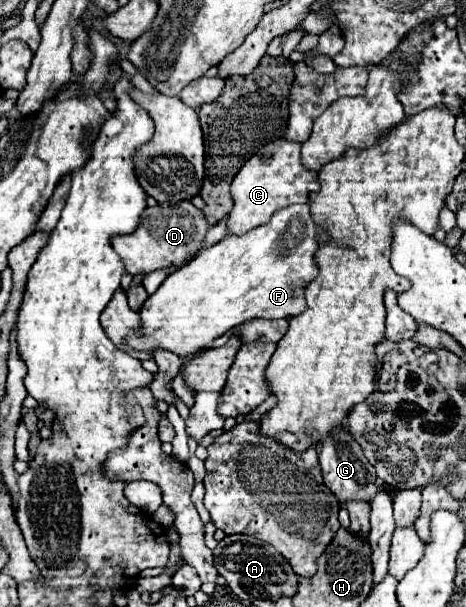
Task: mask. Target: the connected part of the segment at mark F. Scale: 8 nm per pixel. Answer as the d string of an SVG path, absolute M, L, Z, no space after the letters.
M295 204L283 210L277 210L271 220L263 226L253 228L243 236L225 236L211 248L201 250L189 264L169 274L163 284L151 294L139 310L141 330L139 334L129 334L127 344L133 350L155 352L169 350L181 358L195 356L197 350L207 350L213 346L213 340L229 332L231 328L255 320L255 318L293 318L305 310L303 288L317 276L315 250L319 242L315 240L317 230L311 220L309 204Z

